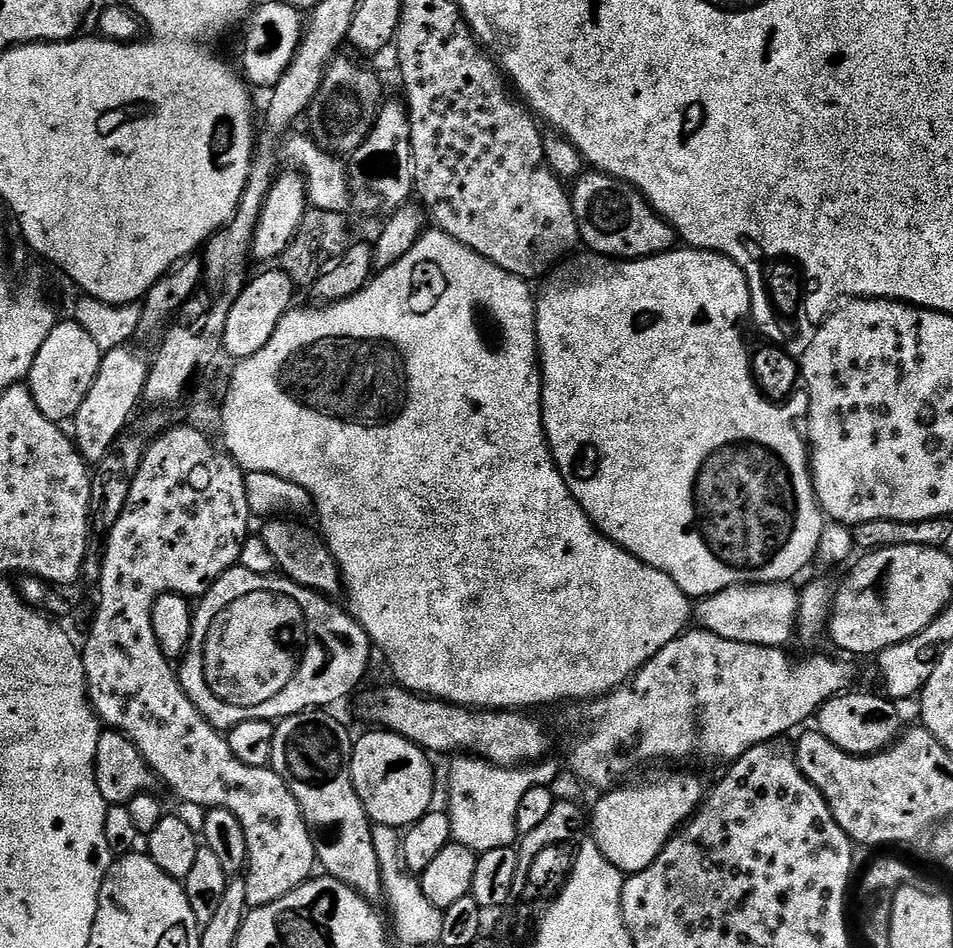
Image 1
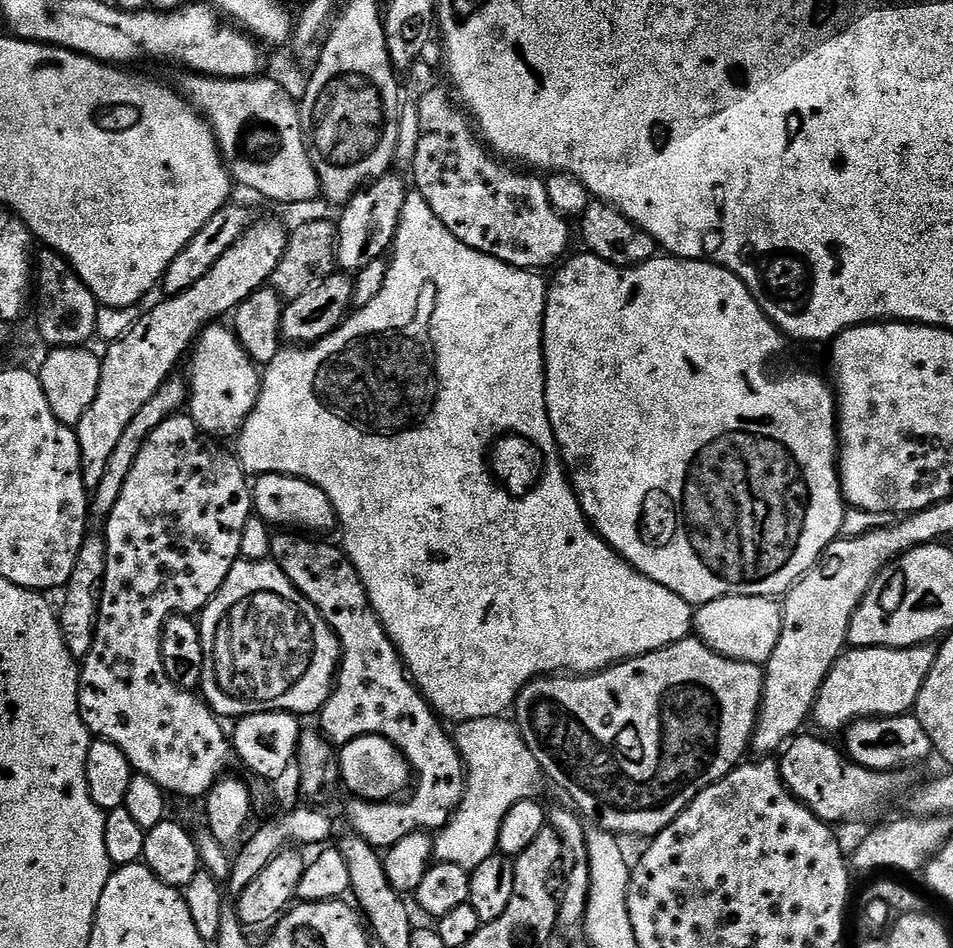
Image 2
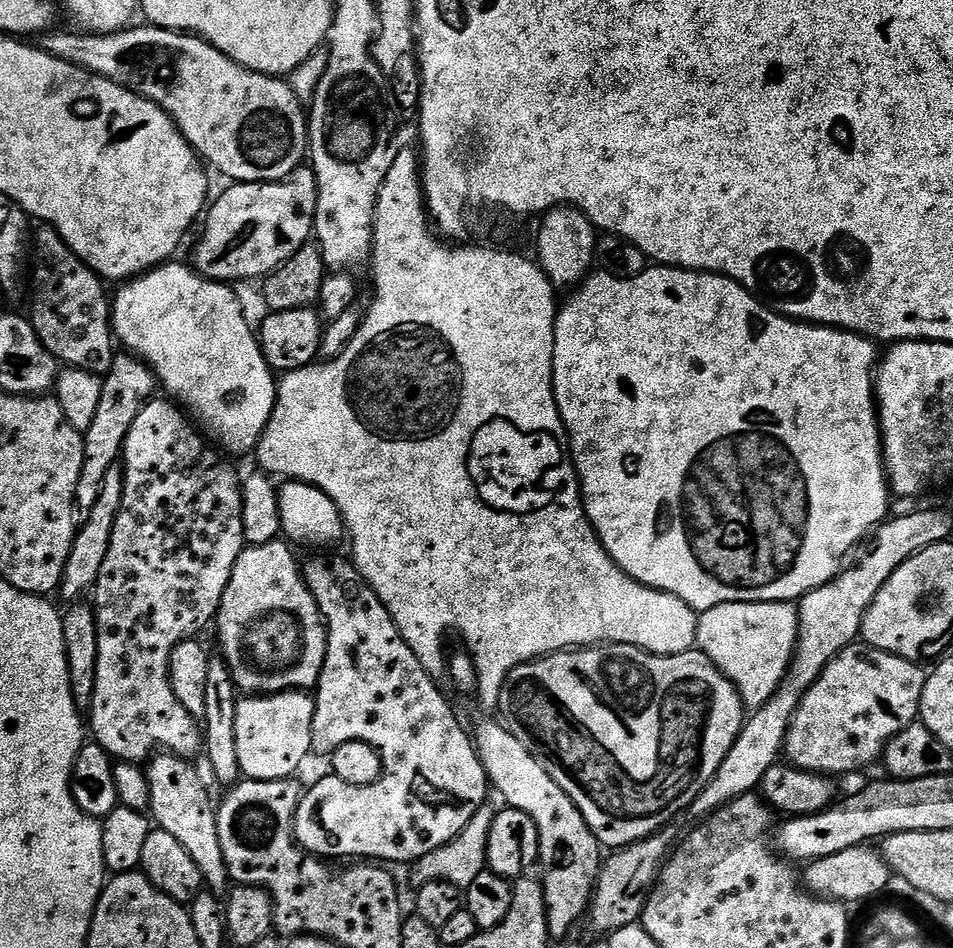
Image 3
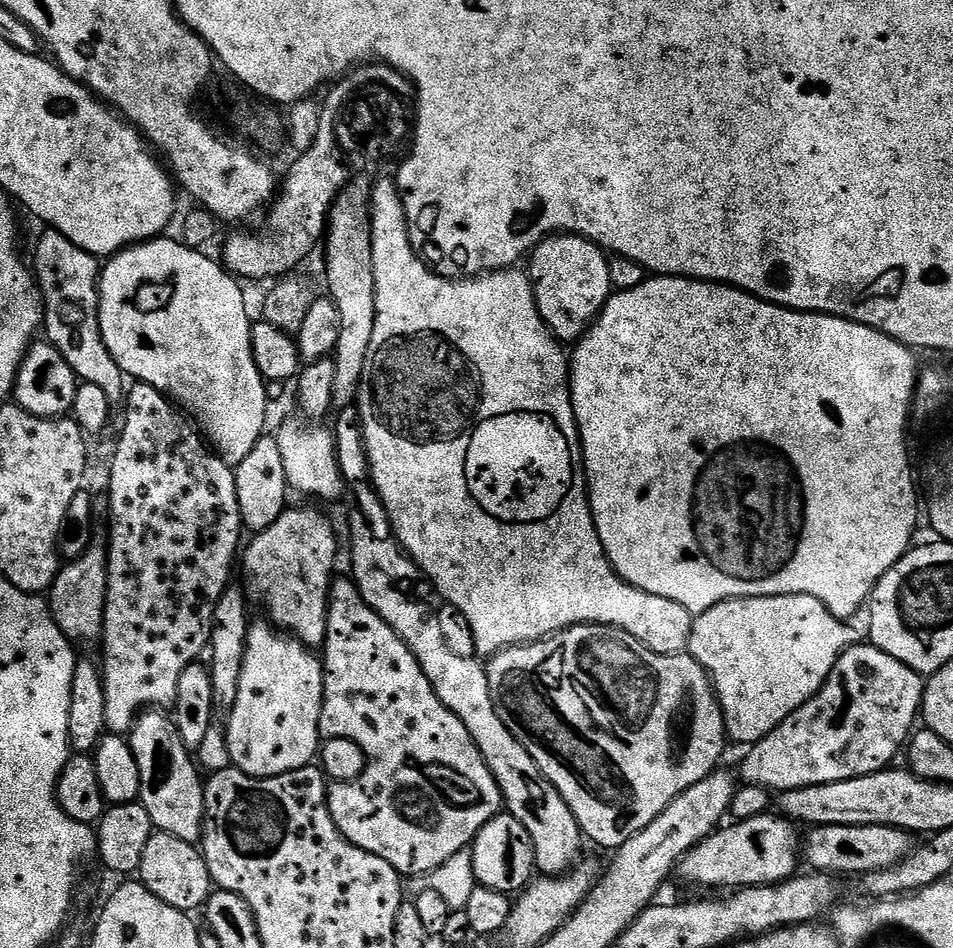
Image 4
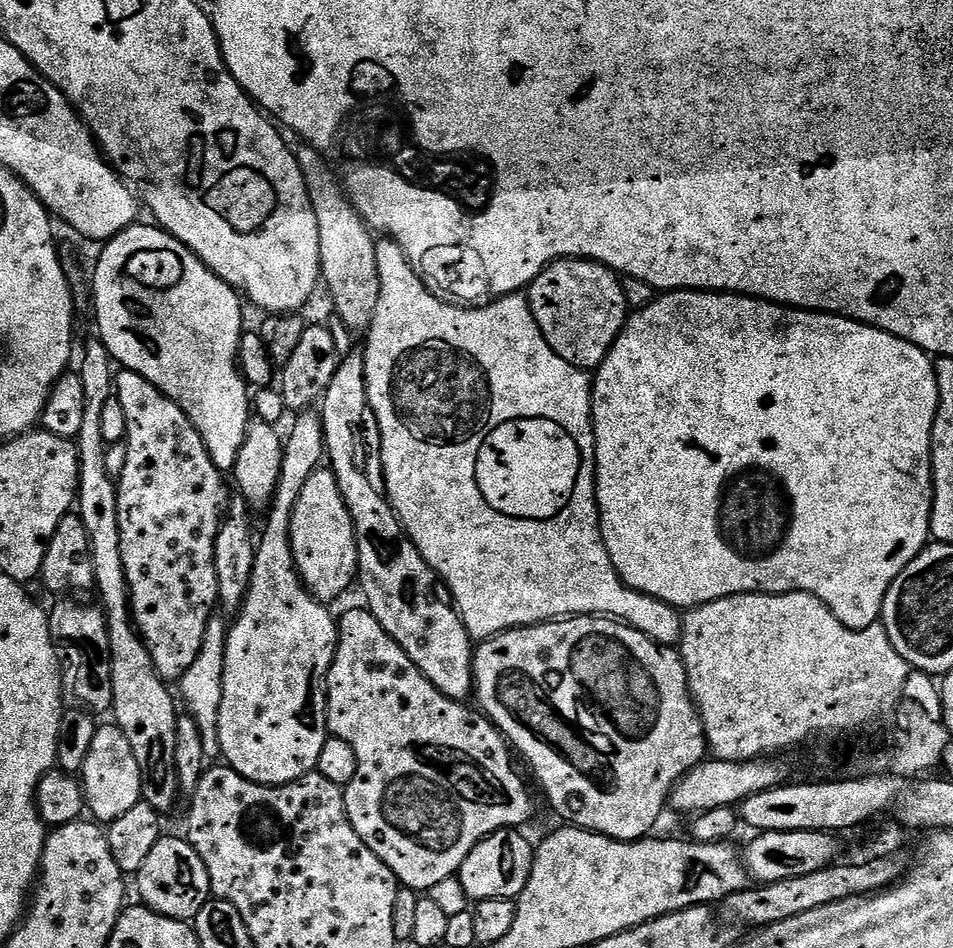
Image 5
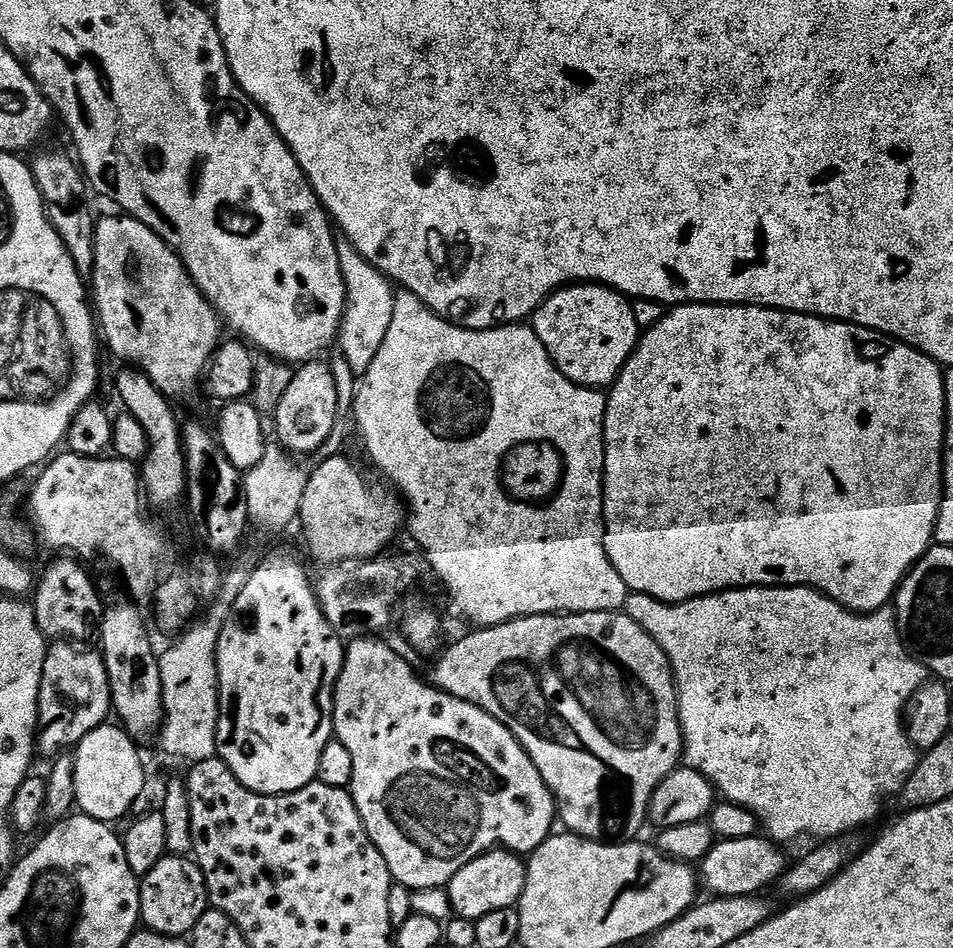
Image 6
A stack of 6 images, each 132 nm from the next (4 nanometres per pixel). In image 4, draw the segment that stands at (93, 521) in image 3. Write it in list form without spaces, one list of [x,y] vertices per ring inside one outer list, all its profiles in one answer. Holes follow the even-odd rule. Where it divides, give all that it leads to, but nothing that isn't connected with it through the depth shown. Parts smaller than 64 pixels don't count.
[[[93,535],[92,544],[82,558],[69,560],[54,578],[46,603],[52,610],[54,622],[62,634],[73,642],[79,640],[99,641],[104,635],[104,611],[108,589],[108,542],[107,535]]]

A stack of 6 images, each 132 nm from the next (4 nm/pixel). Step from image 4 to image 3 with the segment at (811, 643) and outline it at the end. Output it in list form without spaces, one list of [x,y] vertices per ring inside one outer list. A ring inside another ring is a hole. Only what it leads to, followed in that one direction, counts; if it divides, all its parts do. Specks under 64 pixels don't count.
[[[734,602],[719,604],[699,613],[696,622],[696,648],[738,690],[745,709],[763,708],[783,684],[796,655],[796,632],[800,613],[792,602]]]

